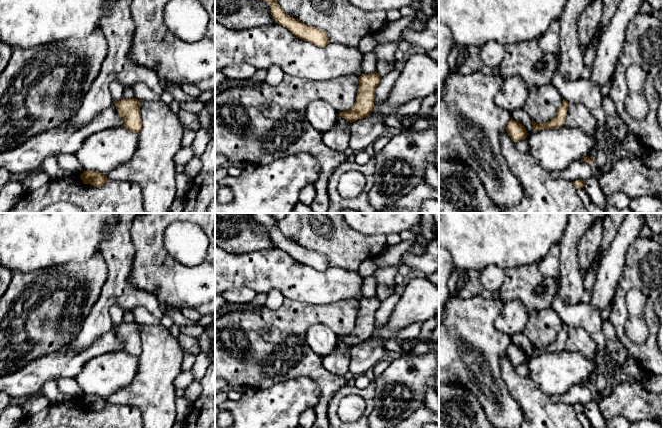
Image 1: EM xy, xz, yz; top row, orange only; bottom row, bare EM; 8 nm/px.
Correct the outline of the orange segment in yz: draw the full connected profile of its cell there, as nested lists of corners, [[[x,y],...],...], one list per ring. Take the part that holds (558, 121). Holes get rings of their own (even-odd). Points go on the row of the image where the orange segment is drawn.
[[[563,99],[562,104],[557,110],[556,116],[548,122],[538,124],[534,120],[532,120],[533,131],[537,131],[540,129],[555,129],[564,126],[565,118],[567,116],[568,104],[568,101]]]

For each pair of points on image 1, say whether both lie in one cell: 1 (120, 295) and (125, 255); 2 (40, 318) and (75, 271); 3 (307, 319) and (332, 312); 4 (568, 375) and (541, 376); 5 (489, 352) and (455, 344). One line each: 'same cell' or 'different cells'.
1: same cell
2: same cell
3: same cell
4: same cell
5: same cell

